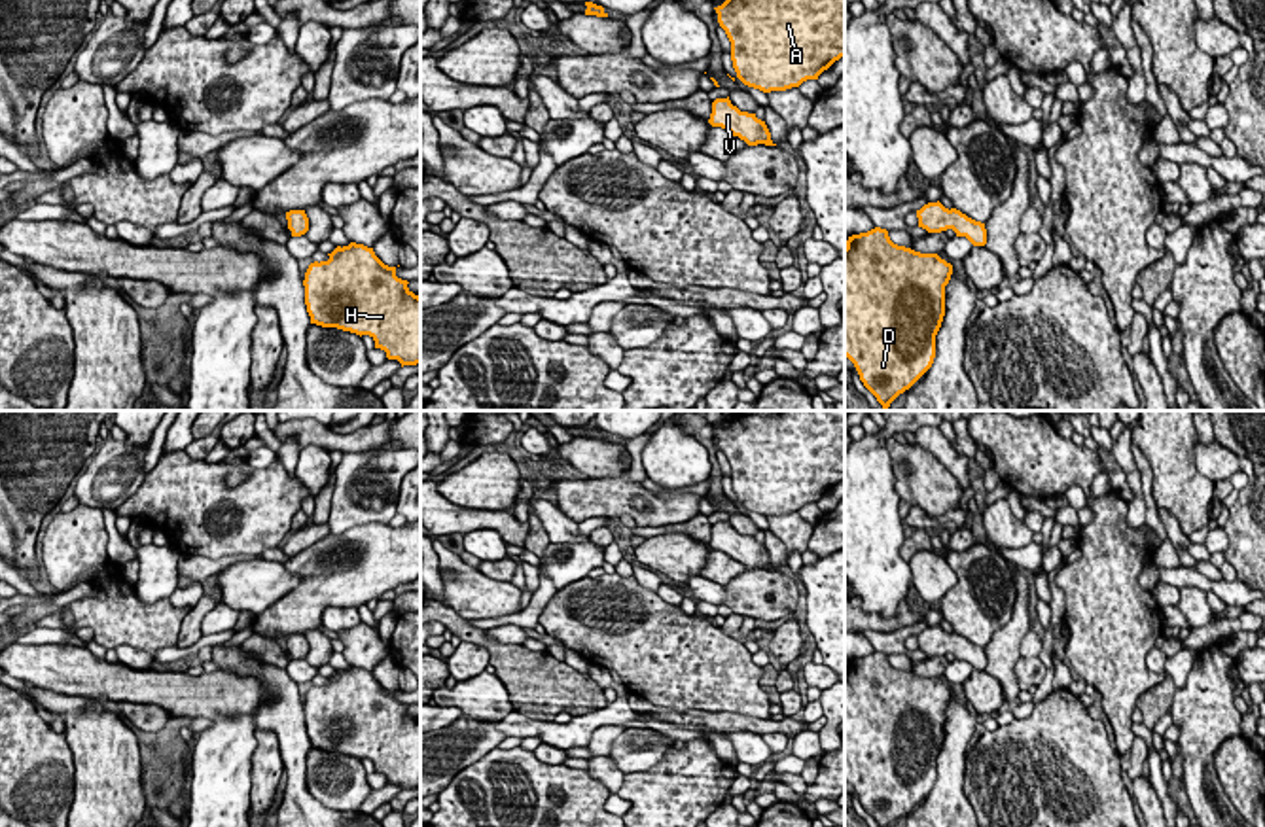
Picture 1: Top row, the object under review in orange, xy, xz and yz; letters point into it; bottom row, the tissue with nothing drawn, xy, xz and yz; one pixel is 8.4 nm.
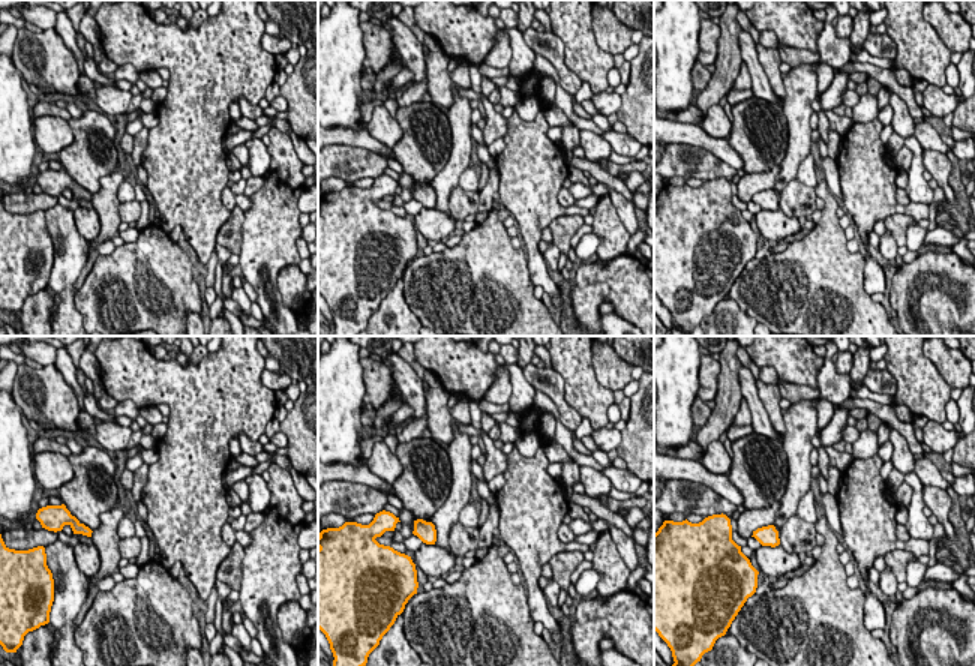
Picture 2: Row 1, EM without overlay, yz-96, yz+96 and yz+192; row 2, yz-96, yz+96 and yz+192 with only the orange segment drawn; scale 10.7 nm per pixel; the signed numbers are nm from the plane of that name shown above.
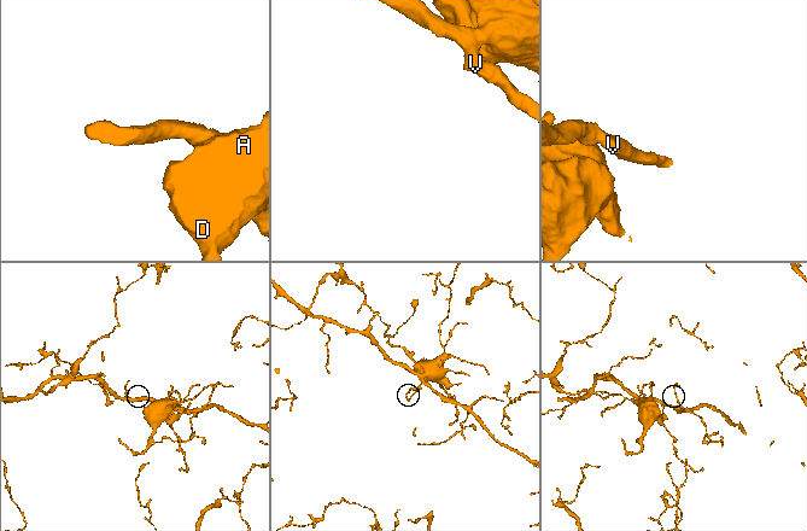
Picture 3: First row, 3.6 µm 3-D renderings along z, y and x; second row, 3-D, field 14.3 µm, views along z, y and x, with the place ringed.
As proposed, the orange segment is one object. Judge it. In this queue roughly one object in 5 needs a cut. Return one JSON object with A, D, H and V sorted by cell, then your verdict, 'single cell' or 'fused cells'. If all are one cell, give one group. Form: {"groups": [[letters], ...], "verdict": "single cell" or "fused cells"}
{"groups": [["A", "D", "H", "V"]], "verdict": "single cell"}

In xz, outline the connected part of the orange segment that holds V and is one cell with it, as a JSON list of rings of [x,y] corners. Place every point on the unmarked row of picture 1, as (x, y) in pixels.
[[[716,522],[712,526],[712,537],[708,547],[712,551],[722,551],[729,554],[733,560],[739,560],[748,570],[776,570],[771,564],[771,556],[765,545],[757,543],[756,537],[740,536],[737,530],[731,528],[727,522]]]

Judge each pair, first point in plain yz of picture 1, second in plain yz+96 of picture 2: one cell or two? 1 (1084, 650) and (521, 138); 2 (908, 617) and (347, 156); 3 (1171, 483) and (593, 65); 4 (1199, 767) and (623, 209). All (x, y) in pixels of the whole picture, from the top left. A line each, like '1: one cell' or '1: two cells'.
1: one cell
2: one cell
3: one cell
4: two cells

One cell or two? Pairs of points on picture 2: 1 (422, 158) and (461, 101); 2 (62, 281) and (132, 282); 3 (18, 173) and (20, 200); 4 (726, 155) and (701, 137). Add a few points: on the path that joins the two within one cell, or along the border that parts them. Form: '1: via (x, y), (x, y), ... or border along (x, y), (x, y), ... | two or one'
1: border along (446, 114), (450, 123), (450, 155) | two
2: border along (74, 294), (74, 306), (83, 320) | two
3: border along (29, 188), (24, 192) | two
4: via (720, 149), (707, 143) | one

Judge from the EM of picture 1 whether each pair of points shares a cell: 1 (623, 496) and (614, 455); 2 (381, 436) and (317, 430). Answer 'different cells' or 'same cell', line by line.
1: different cells
2: same cell

